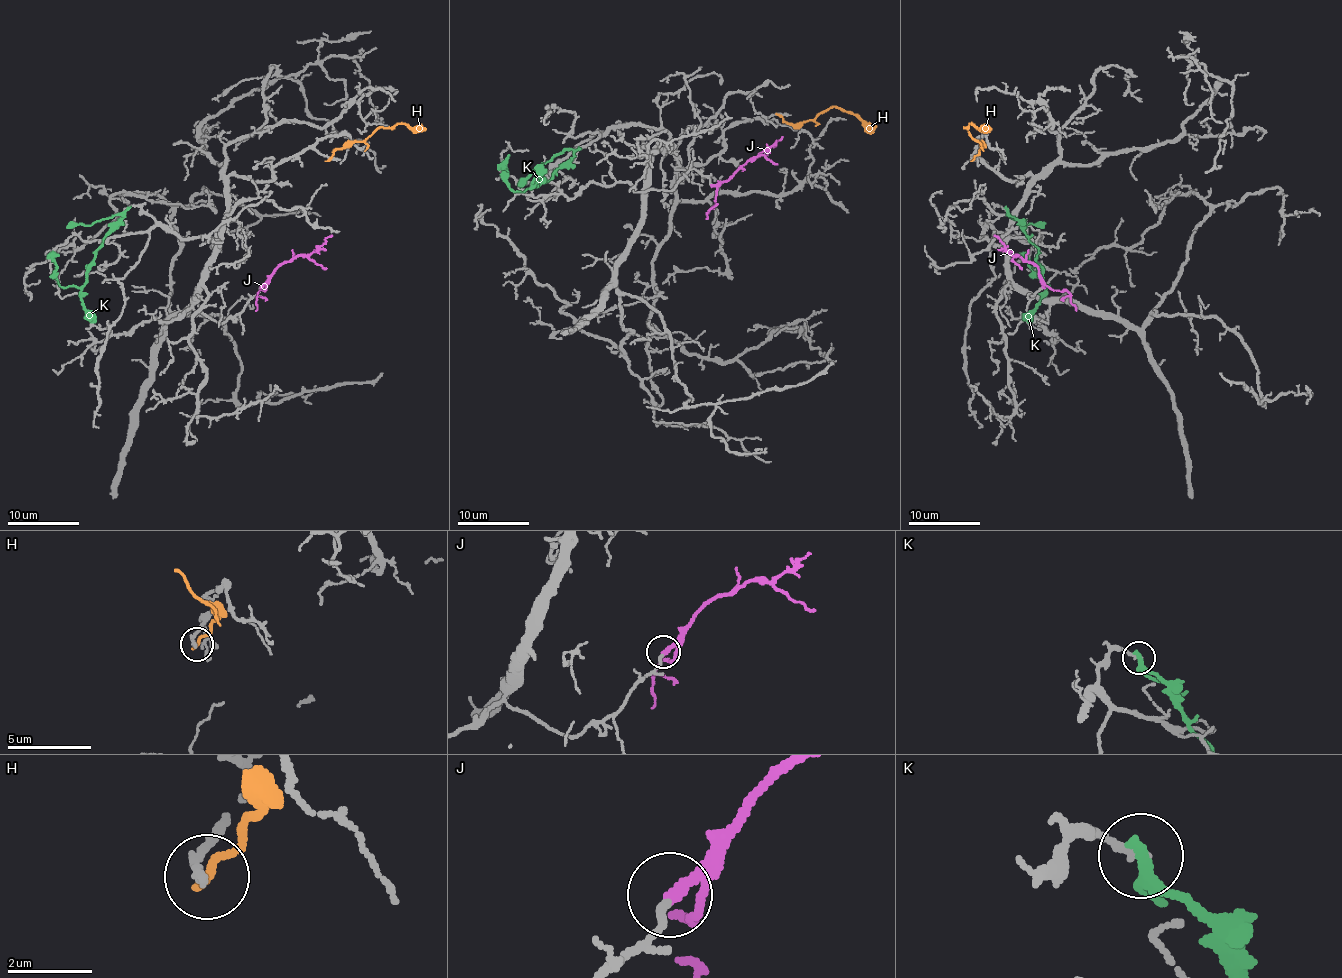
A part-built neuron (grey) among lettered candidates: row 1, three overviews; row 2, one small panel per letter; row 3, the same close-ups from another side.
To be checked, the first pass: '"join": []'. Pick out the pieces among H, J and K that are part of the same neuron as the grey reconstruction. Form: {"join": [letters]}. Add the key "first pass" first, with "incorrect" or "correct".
{"first pass": "incorrect", "join": ["J"]}

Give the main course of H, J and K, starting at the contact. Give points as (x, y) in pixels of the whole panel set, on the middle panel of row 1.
H: (781, 116), (788, 123), (803, 123), (832, 107), (853, 112), (877, 127)
J: (711, 185), (727, 181), (783, 136)
K: (577, 149), (548, 179), (530, 188), (512, 190), (505, 167), (509, 154)

